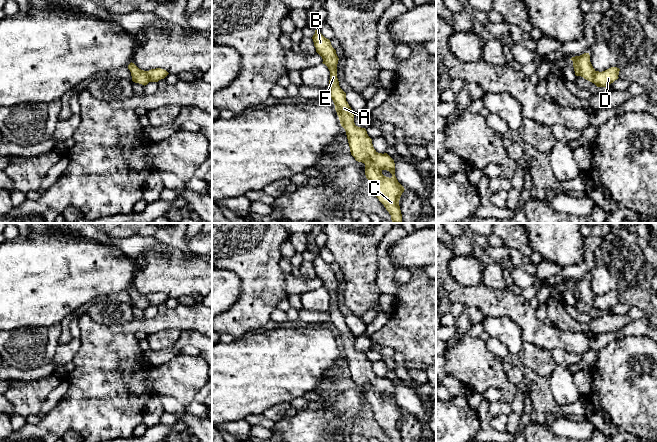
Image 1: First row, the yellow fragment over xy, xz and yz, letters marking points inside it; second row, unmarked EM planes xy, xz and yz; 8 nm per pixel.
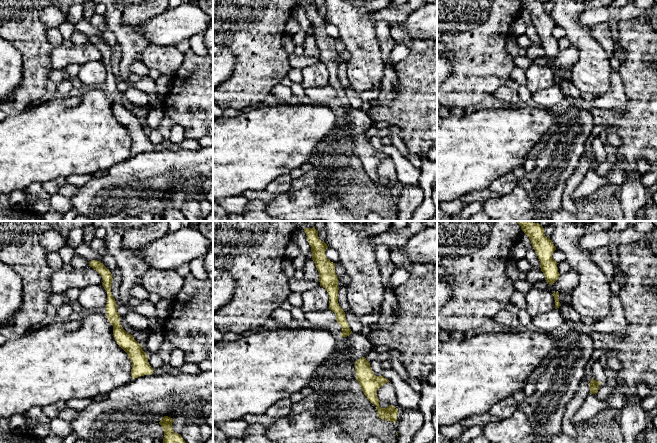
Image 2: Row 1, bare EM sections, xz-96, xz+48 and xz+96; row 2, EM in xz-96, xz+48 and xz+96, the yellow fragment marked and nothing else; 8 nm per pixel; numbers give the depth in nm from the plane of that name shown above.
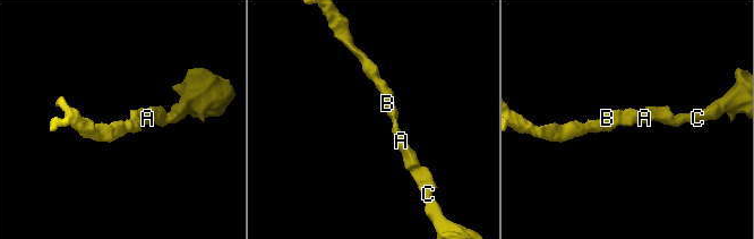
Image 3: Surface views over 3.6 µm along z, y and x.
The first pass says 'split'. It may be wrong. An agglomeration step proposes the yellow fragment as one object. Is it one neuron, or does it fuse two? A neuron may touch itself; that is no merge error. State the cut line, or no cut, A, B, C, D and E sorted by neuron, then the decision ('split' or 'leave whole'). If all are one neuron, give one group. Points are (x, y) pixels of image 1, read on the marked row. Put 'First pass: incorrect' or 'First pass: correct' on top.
First pass: incorrect
no cut | A B C D E | leave whole

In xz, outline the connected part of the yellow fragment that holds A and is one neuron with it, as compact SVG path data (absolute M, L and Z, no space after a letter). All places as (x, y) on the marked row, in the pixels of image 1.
M315 30L312 37L316 52L330 71L328 88L335 105L341 126L345 129L351 155L365 164L366 178L372 183L374 194L391 215L393 223L402 223L399 200L404 187L395 176L394 160L387 153L378 153L365 128L355 125L355 112L346 101L346 93L340 88L337 78L338 56L329 39Z

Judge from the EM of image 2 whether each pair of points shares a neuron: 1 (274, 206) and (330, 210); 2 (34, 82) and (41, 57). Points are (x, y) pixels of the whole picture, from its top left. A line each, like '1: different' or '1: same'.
1: same
2: same

